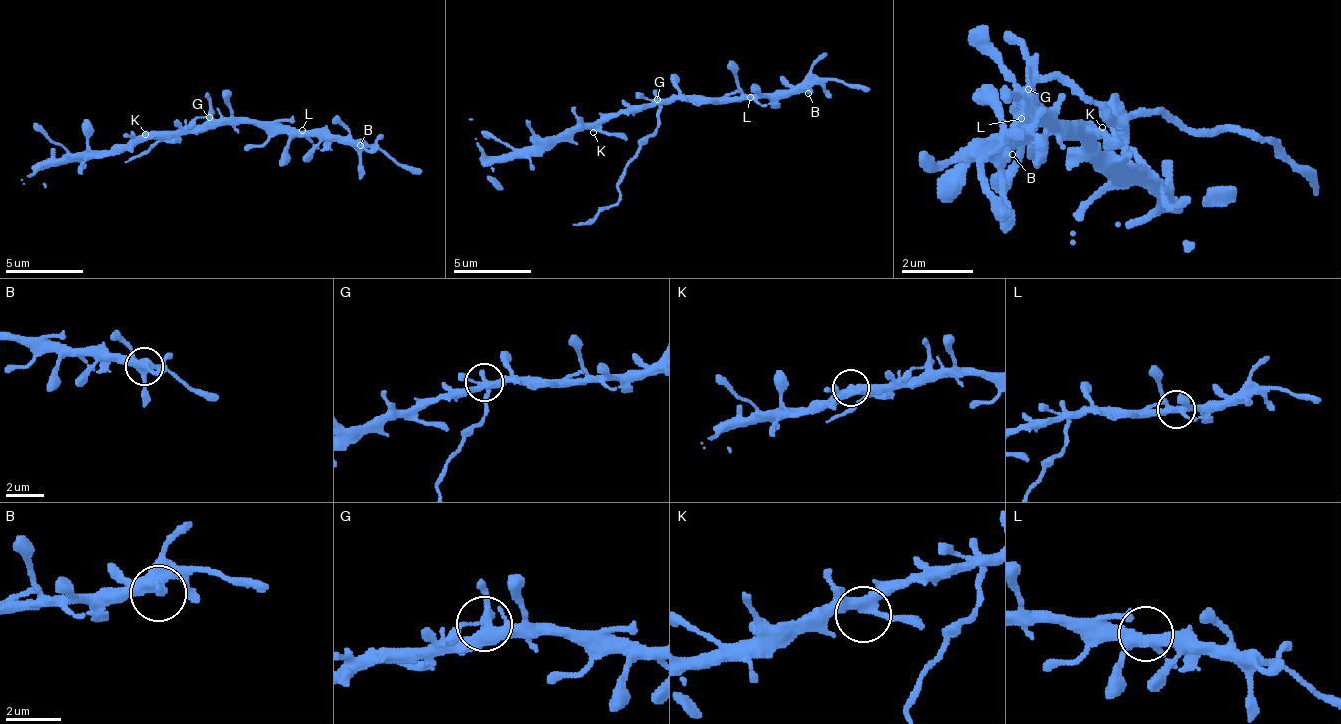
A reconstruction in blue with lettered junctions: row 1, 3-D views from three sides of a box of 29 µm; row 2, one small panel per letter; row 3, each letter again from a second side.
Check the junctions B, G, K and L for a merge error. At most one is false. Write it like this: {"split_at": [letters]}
{"split_at": ["G"]}

